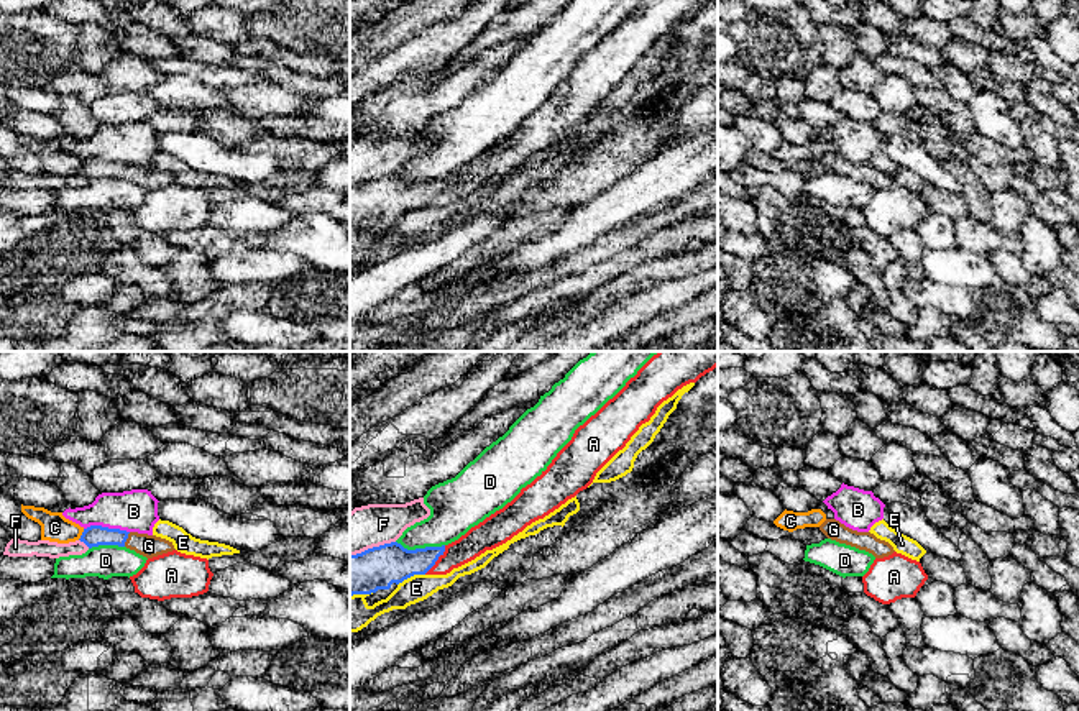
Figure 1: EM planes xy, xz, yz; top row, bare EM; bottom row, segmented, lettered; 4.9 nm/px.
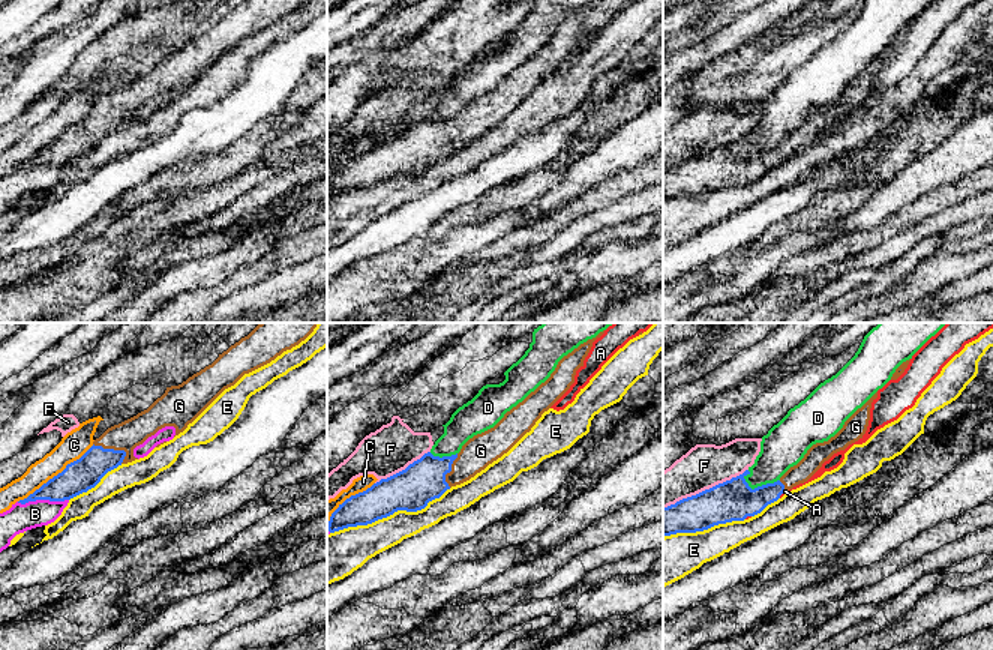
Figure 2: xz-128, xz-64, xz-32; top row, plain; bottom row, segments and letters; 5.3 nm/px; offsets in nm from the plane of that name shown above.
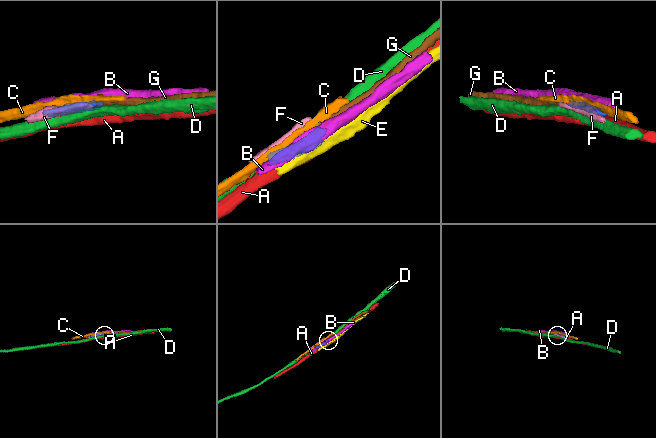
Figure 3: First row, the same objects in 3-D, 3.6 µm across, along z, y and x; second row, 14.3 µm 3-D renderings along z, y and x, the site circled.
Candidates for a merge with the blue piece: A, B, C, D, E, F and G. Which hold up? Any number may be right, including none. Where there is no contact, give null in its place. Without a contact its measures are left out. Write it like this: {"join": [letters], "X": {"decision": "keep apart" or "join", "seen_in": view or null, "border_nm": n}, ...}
{"join": ["G"], "A": {"decision": "keep apart", "seen_in": "xz", "border_nm": 180}, "B": {"decision": "keep apart", "seen_in": "xy", "border_nm": 220}, "C": {"decision": "keep apart", "seen_in": "xy", "border_nm": 70}, "D": {"decision": "keep apart", "seen_in": "xz", "border_nm": 240}, "E": {"decision": "keep apart", "seen_in": "xz", "border_nm": 150}, "F": {"decision": "keep apart", "seen_in": "xz", "border_nm": 240}, "G": {"decision": "join", "seen_in": "xy", "border_nm": 80}}

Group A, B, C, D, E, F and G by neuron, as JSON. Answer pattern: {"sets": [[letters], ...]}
{"sets": [["A"], ["B"], ["C"], ["D"], ["E"], ["F"], ["G"]]}

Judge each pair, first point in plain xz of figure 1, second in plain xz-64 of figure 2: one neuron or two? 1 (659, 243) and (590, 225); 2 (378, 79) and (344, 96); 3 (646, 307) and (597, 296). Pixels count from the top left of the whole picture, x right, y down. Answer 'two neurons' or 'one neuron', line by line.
1: one neuron
2: two neurons
3: two neurons

